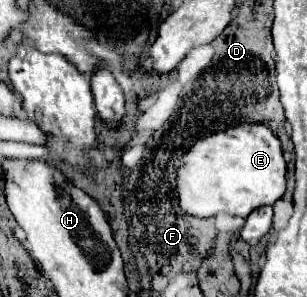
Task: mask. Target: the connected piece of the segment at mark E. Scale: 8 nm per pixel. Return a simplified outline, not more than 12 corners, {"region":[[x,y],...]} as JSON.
{"region":[[264,125],[200,139],[178,169],[180,207],[246,217],[256,245],[286,193]]}

